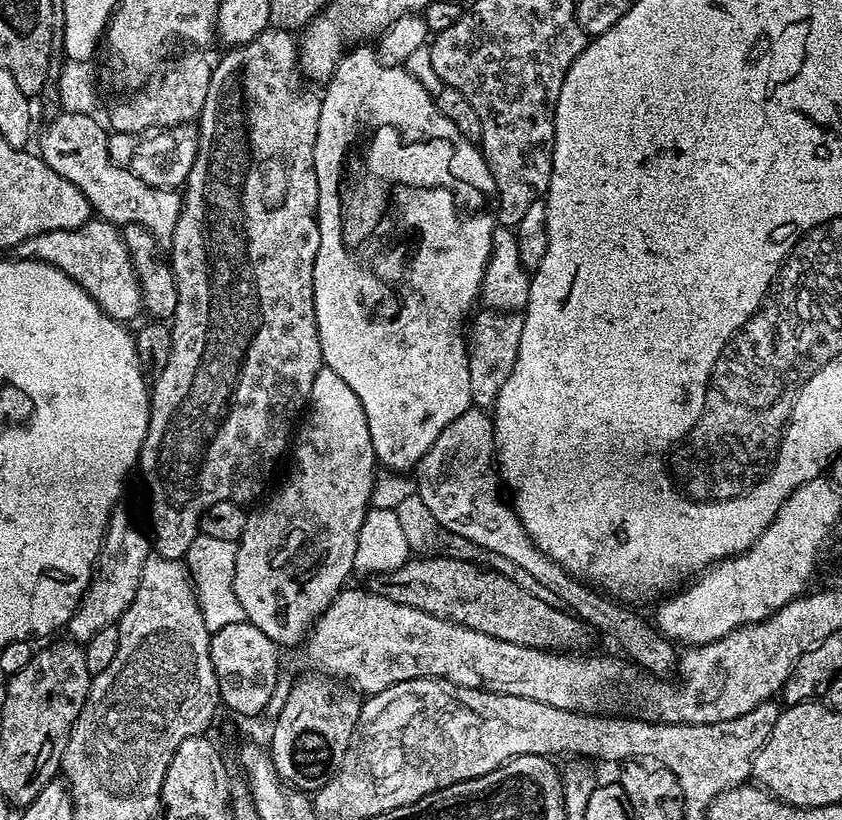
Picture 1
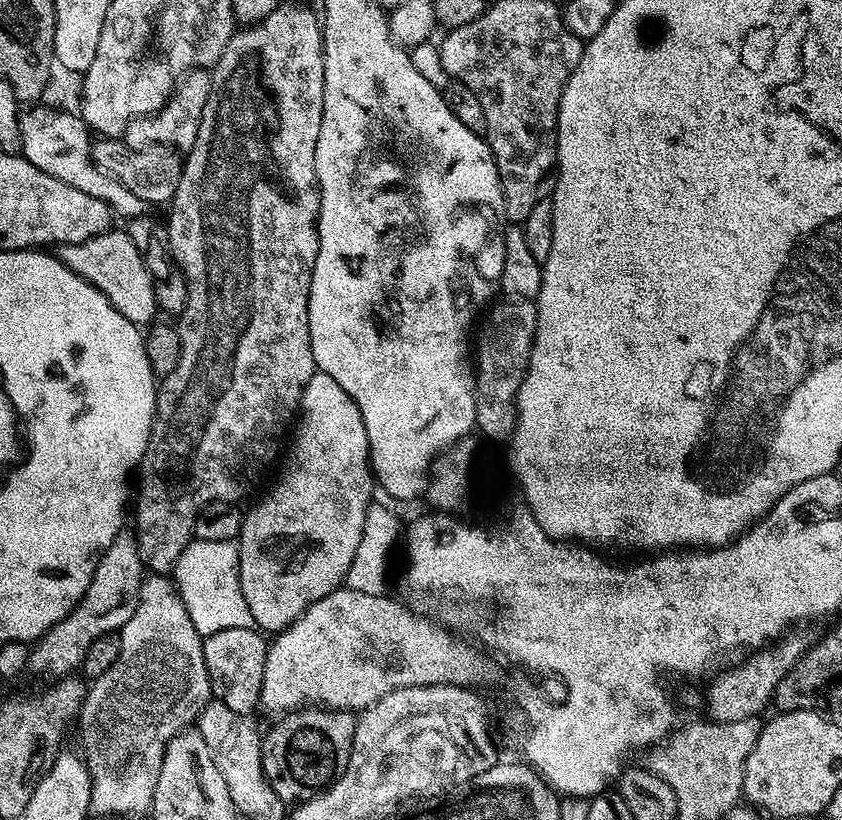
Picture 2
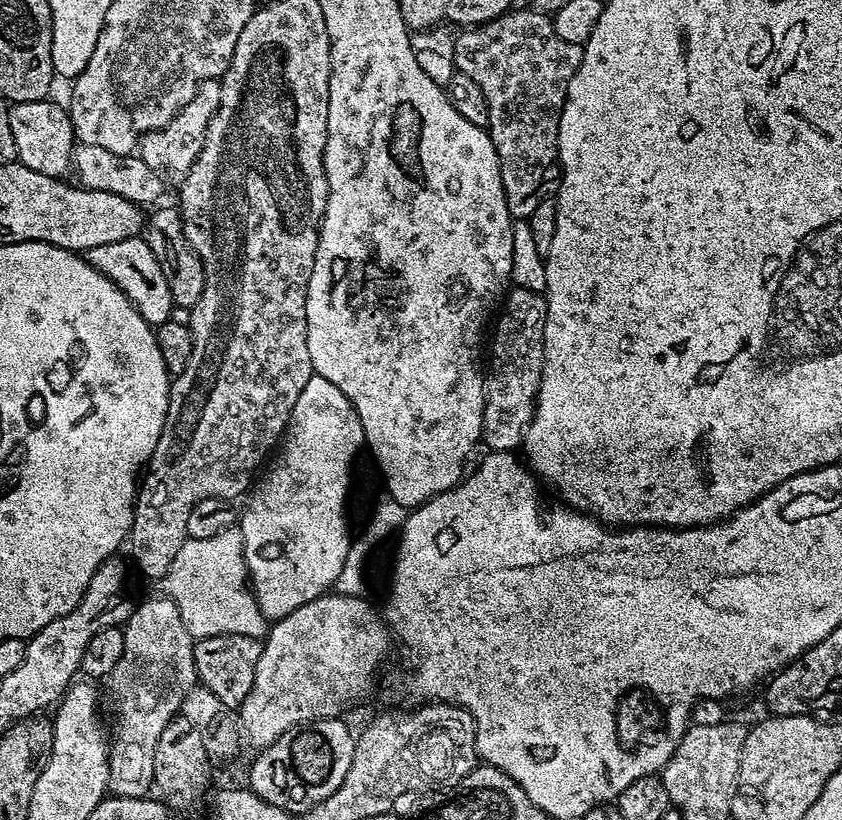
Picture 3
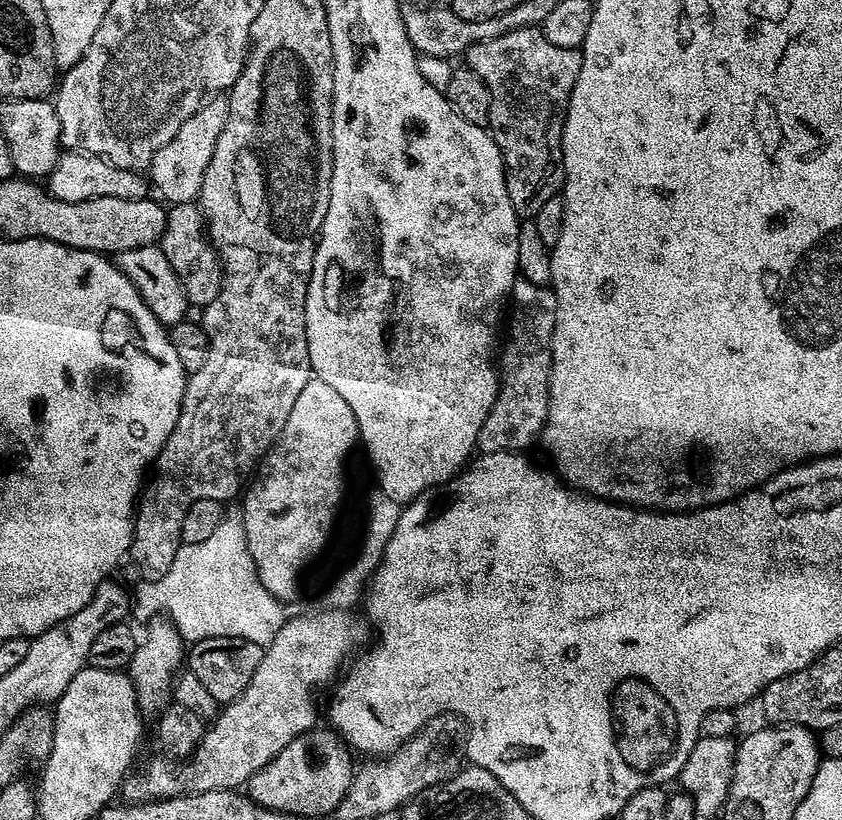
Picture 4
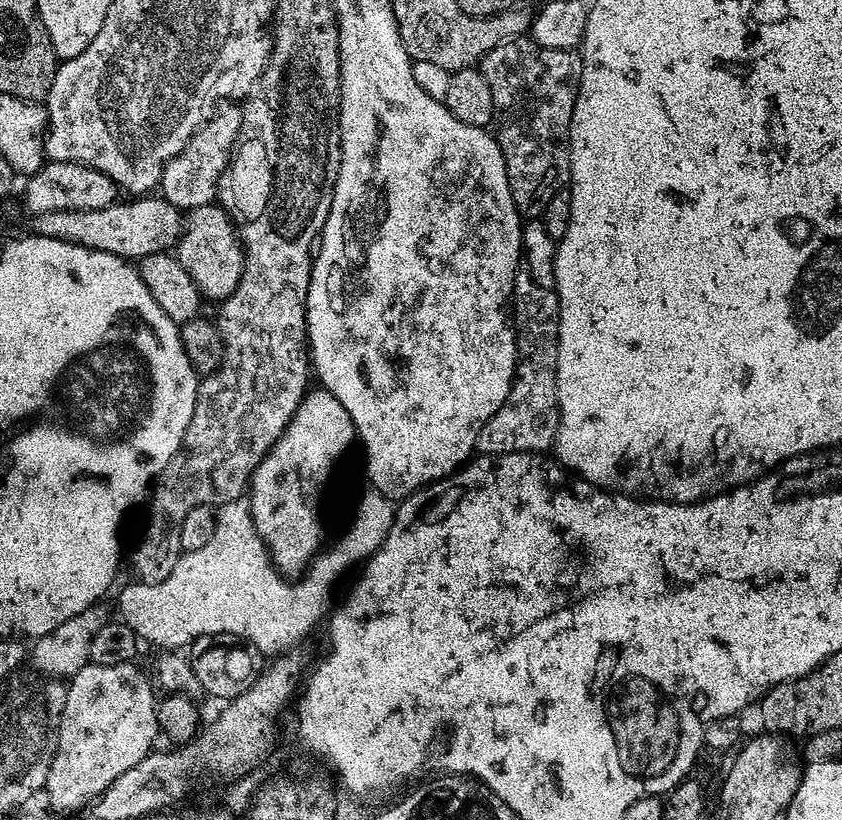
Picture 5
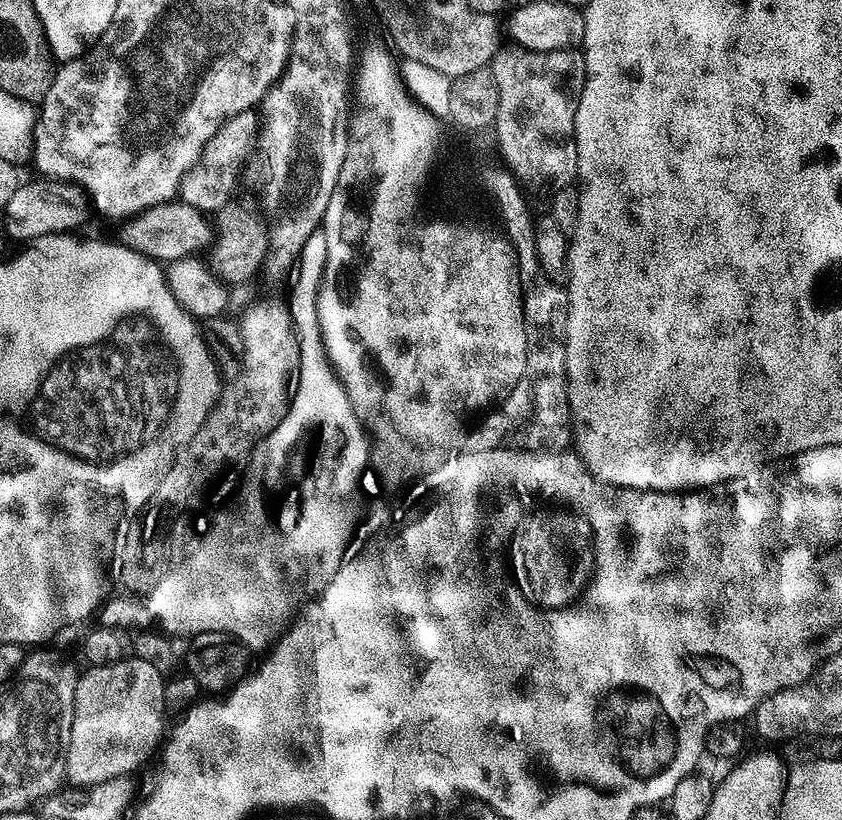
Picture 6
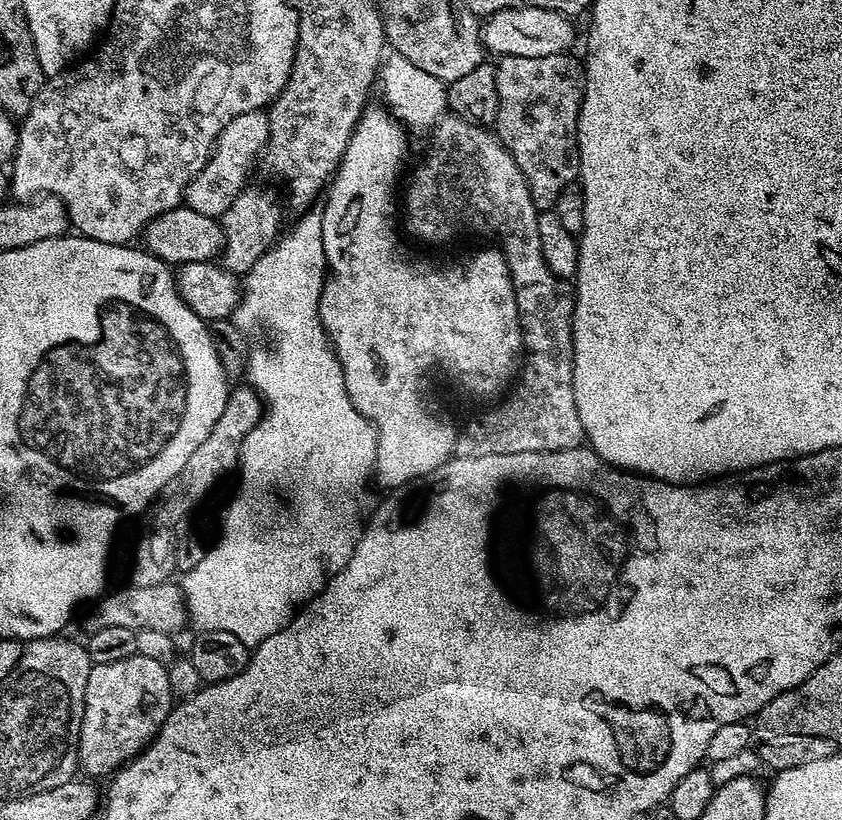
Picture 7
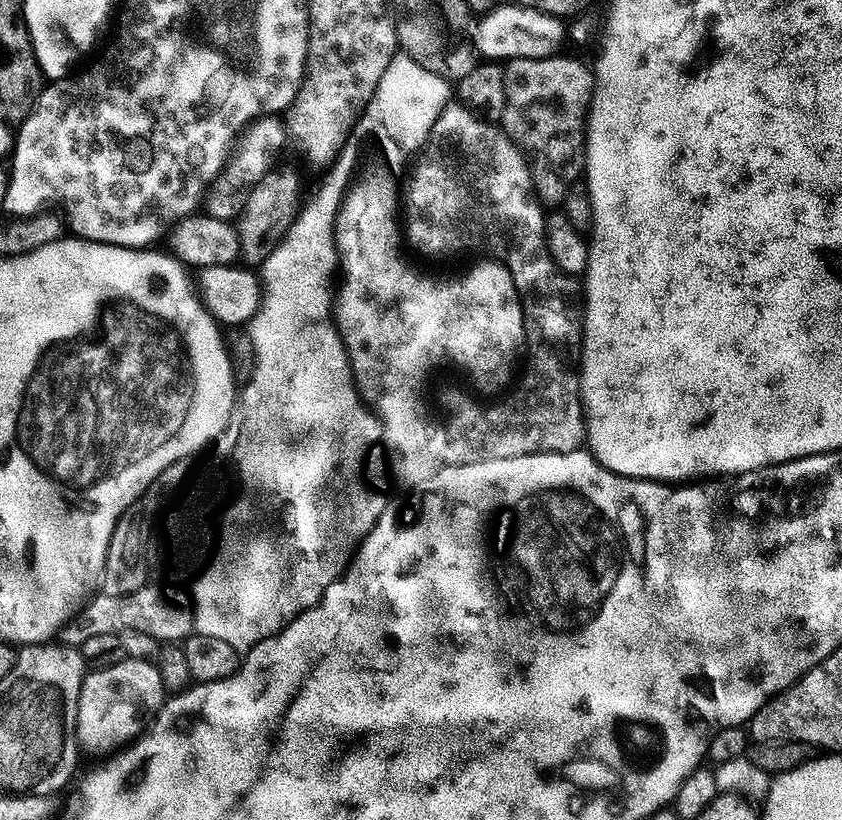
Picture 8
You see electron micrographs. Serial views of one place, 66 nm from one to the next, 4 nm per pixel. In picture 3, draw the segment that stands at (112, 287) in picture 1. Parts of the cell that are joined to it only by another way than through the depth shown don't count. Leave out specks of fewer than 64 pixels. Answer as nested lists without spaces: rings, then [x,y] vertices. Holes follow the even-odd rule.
[[[140,236],[122,242],[110,242],[107,246],[94,246],[87,252],[86,259],[94,270],[101,272],[118,290],[124,292],[147,324],[159,326],[173,319],[174,305],[166,274],[162,274],[162,266],[158,266],[154,250],[150,250],[148,243]]]

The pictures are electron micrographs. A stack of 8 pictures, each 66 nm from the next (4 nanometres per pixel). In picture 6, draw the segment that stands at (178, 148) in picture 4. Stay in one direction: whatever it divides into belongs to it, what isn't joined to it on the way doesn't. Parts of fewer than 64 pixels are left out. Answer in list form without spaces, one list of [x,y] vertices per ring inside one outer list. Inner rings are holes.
[[[252,110],[239,112],[224,121],[206,142],[197,163],[181,178],[178,199],[205,214],[214,214],[222,205],[229,203],[233,199],[236,180],[238,184],[242,169],[253,151],[257,131],[258,116]]]

